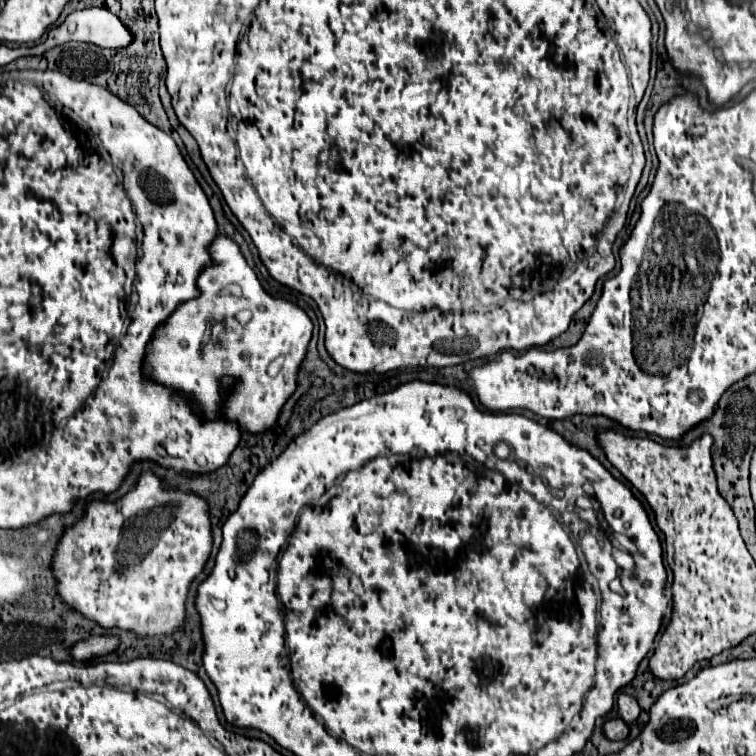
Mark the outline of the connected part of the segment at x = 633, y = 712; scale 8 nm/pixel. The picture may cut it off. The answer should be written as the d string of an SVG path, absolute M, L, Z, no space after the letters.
M620 694L618 696L618 716L626 724L632 724L640 716L640 706L638 706L634 696L628 696L628 694Z

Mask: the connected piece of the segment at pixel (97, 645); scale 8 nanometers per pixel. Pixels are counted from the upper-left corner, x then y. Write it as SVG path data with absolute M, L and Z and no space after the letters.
M92 636L88 640L80 640L74 644L74 648L68 650L70 660L90 660L98 658L102 654L114 652L118 648L118 640L112 636Z

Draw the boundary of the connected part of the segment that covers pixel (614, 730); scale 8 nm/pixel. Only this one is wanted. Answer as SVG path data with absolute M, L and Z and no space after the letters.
M614 718L614 720L604 722L602 732L608 740L624 740L628 736L628 726L620 718Z

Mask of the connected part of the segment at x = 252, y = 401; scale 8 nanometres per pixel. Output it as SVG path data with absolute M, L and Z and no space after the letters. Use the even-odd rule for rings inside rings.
M218 234L214 244L210 246L210 254L214 264L206 268L198 278L202 296L180 304L178 310L156 330L156 336L146 352L146 372L160 384L170 388L180 388L182 392L190 394L196 406L208 418L214 418L216 412L222 408L224 416L230 420L238 420L242 430L258 434L274 426L284 402L296 390L296 372L300 362L304 360L312 336L312 322L308 314L296 304L286 300L276 300L264 292L254 270L246 264L234 240ZM274 362L280 364L280 368L270 376L270 366ZM222 376L240 378L240 382L224 402L220 398L220 386L218 386L218 380Z

